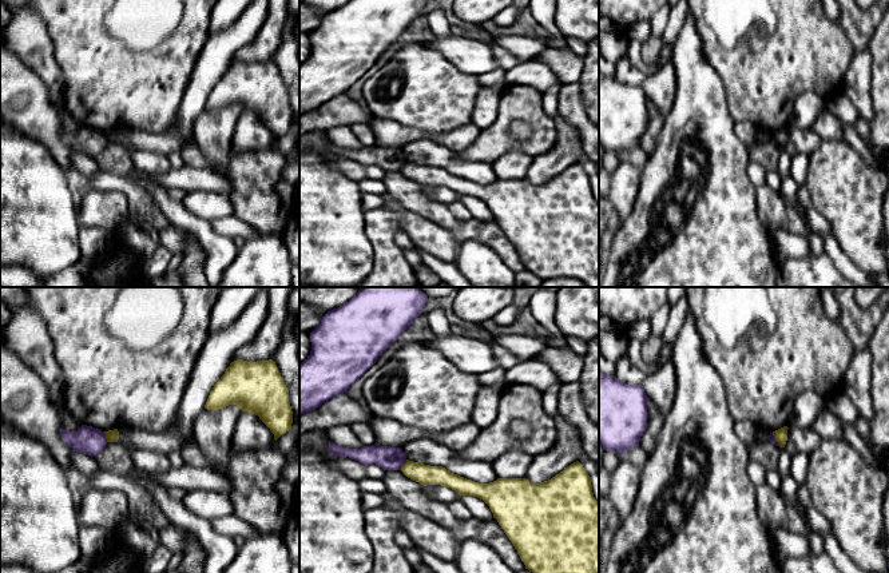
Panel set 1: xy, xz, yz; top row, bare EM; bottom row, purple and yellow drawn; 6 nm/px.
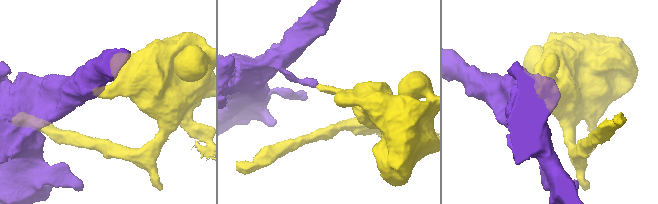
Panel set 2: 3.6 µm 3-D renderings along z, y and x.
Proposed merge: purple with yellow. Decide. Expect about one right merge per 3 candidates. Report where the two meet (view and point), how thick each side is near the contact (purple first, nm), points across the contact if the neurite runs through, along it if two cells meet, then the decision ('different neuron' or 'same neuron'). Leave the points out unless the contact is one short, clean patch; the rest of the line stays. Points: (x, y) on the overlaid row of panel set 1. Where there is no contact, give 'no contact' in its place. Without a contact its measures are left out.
xy (104, 437) | 170/80 nm | along xy (103, 432), (107, 441) | different neuron

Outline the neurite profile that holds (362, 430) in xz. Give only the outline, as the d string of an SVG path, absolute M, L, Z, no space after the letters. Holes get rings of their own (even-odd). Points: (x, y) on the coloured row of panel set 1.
M357 422L349 426L364 446L372 446L376 443L374 433L369 422Z

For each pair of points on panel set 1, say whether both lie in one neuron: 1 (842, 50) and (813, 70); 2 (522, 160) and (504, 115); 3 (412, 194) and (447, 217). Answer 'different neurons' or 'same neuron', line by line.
1: same neuron
2: different neurons
3: same neuron

